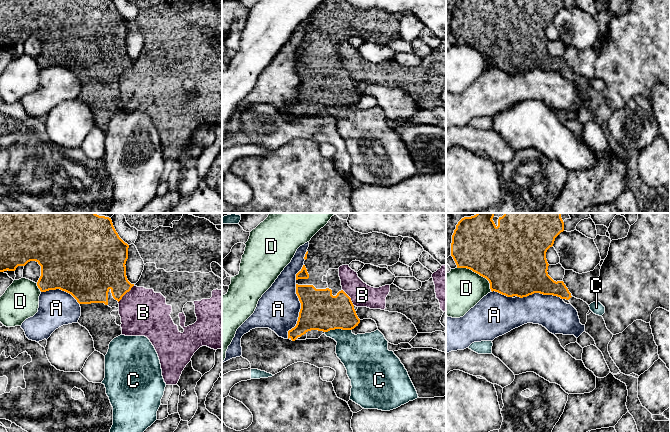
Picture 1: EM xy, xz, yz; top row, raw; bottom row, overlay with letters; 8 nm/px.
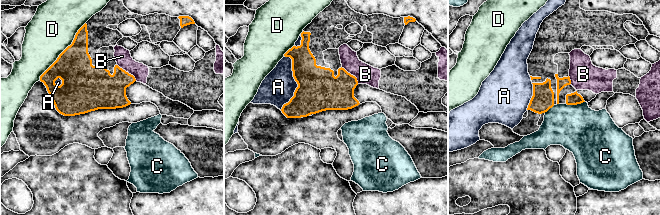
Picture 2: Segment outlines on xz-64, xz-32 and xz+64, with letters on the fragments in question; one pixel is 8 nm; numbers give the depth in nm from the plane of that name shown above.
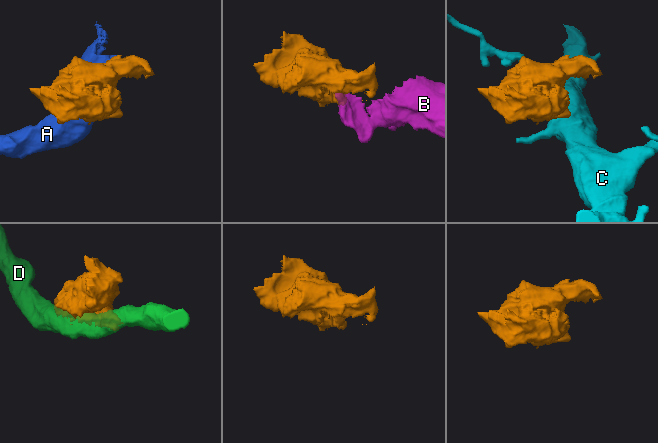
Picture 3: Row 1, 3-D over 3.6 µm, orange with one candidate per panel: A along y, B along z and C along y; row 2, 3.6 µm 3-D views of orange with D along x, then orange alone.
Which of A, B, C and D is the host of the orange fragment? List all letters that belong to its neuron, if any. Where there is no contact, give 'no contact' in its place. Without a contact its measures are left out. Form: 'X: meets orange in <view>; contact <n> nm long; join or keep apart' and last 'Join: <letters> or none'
A: meets orange in xz; contact 440 nm long; keep apart
B: meets orange in xy; contact 190 nm long; keep apart
C: meets orange in xz; contact 220 nm long; keep apart
D: meets orange in yz; contact 340 nm long; keep apart
Join: none

